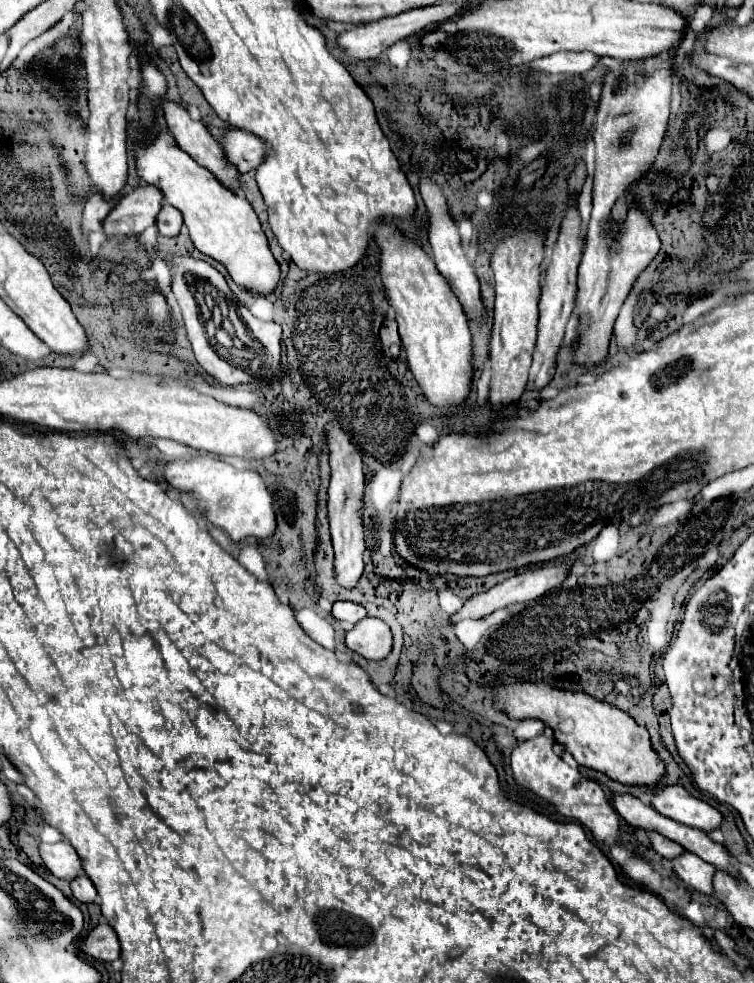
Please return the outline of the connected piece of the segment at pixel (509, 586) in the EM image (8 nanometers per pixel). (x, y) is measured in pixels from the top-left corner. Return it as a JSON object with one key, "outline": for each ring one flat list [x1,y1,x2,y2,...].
{"outline":[[560,565,560,567,542,567,542,569,530,567,530,569,526,569,524,573,518,573,518,575,510,577,510,579,494,585,492,589,488,589,488,591,484,591,484,593,472,595,468,601,464,601,462,609,450,617,450,623,458,623,458,621,462,621,462,619,482,619,482,617,488,617,490,613,494,613,494,611,498,611,498,609,506,609,508,605,522,603,522,601,526,603,526,601,538,599,538,597,542,597,546,591,550,591,550,589,554,589,558,583,562,583,562,579,564,579,568,573,570,573,570,569,568,569,566,565]]}

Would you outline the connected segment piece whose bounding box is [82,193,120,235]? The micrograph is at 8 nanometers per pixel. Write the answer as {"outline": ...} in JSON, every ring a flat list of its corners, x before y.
{"outline":[[94,193,88,201,86,201,86,207,84,207,84,219,82,219,82,229,84,233,88,235,90,231,102,231,100,223,104,219,104,215,110,213,110,209,118,203,118,195,112,197,112,199,104,199,102,193]]}

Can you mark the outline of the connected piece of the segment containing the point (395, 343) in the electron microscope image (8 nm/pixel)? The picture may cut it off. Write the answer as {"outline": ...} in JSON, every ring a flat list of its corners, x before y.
{"outline":[[394,319,384,321,384,325,380,329,380,343,382,343,382,355,386,359,398,359,400,335,398,335,398,327,396,327]]}

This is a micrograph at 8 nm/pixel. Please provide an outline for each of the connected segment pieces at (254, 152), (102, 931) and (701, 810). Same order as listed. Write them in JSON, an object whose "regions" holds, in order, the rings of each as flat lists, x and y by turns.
{"regions":[[[242,129,226,131,220,139,220,145,226,161,234,165,238,173,248,173,250,169,256,169,256,165,262,163,262,155,266,153,264,143]],[[104,921,90,931,80,949,98,961,116,961,120,957,118,937,114,935,114,929]],[[658,785,650,805,660,815,702,831,712,831,722,823,722,815,714,807,692,797,682,785]]]}

